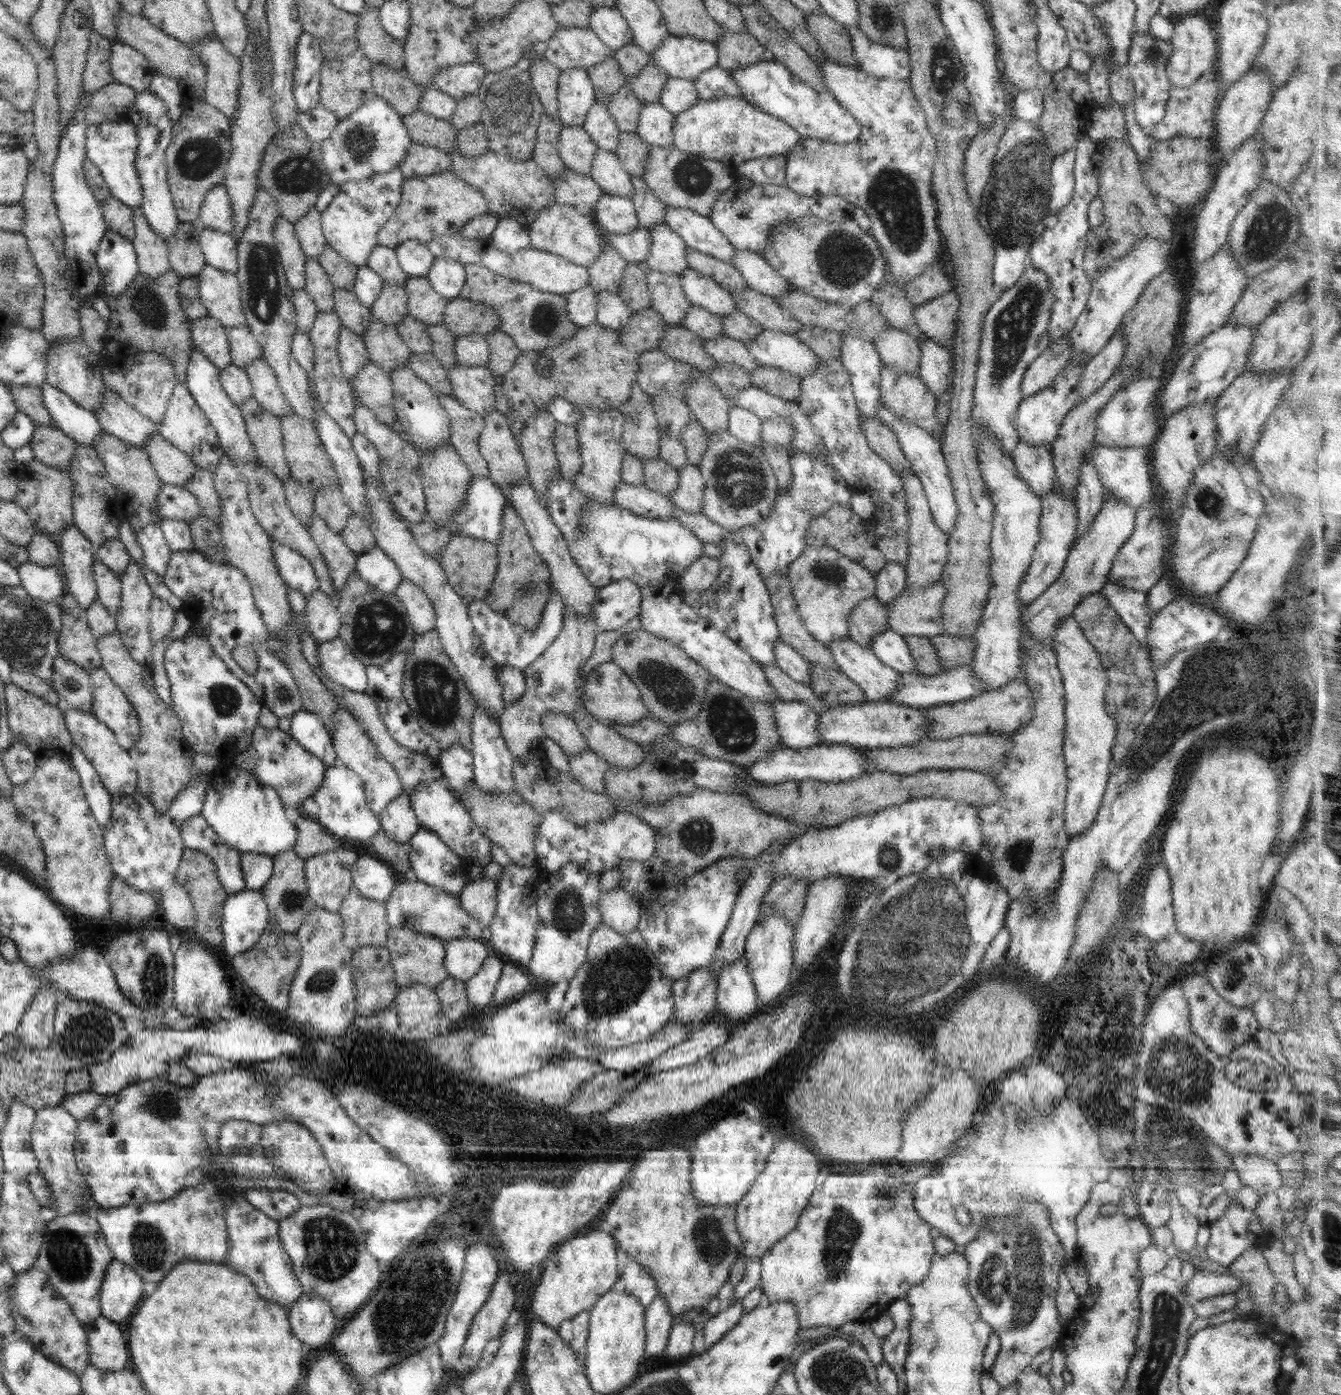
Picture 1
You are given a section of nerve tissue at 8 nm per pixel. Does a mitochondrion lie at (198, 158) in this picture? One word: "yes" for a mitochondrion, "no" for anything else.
yes

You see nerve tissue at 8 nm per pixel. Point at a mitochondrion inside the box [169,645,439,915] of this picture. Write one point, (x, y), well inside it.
(224, 698)

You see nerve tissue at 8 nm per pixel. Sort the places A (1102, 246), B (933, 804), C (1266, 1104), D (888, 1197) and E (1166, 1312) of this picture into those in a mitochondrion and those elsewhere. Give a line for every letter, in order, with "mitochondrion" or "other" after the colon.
A: other
B: other
C: other
D: mitochondrion
E: mitochondrion

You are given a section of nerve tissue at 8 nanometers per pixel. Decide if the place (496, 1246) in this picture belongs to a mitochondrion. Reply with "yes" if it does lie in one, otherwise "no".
no

